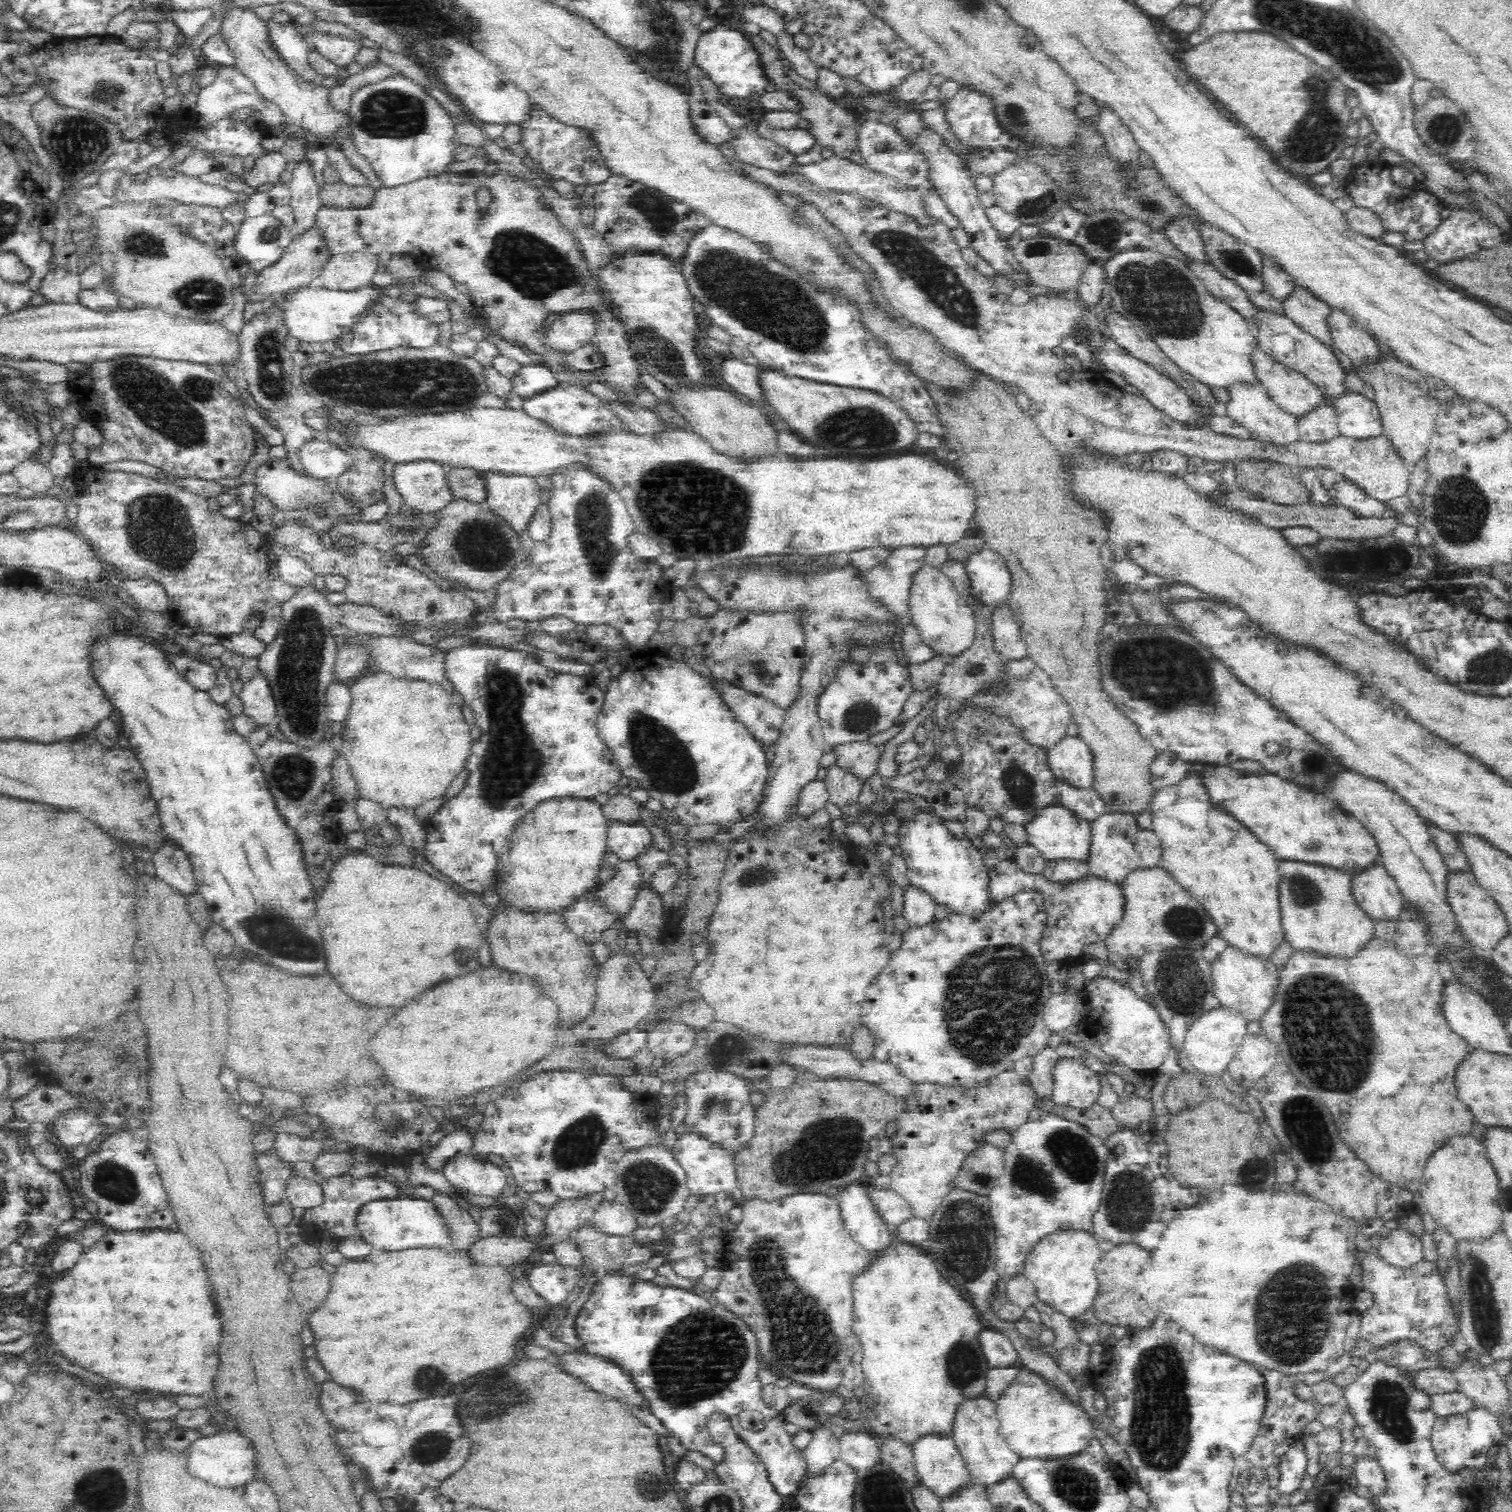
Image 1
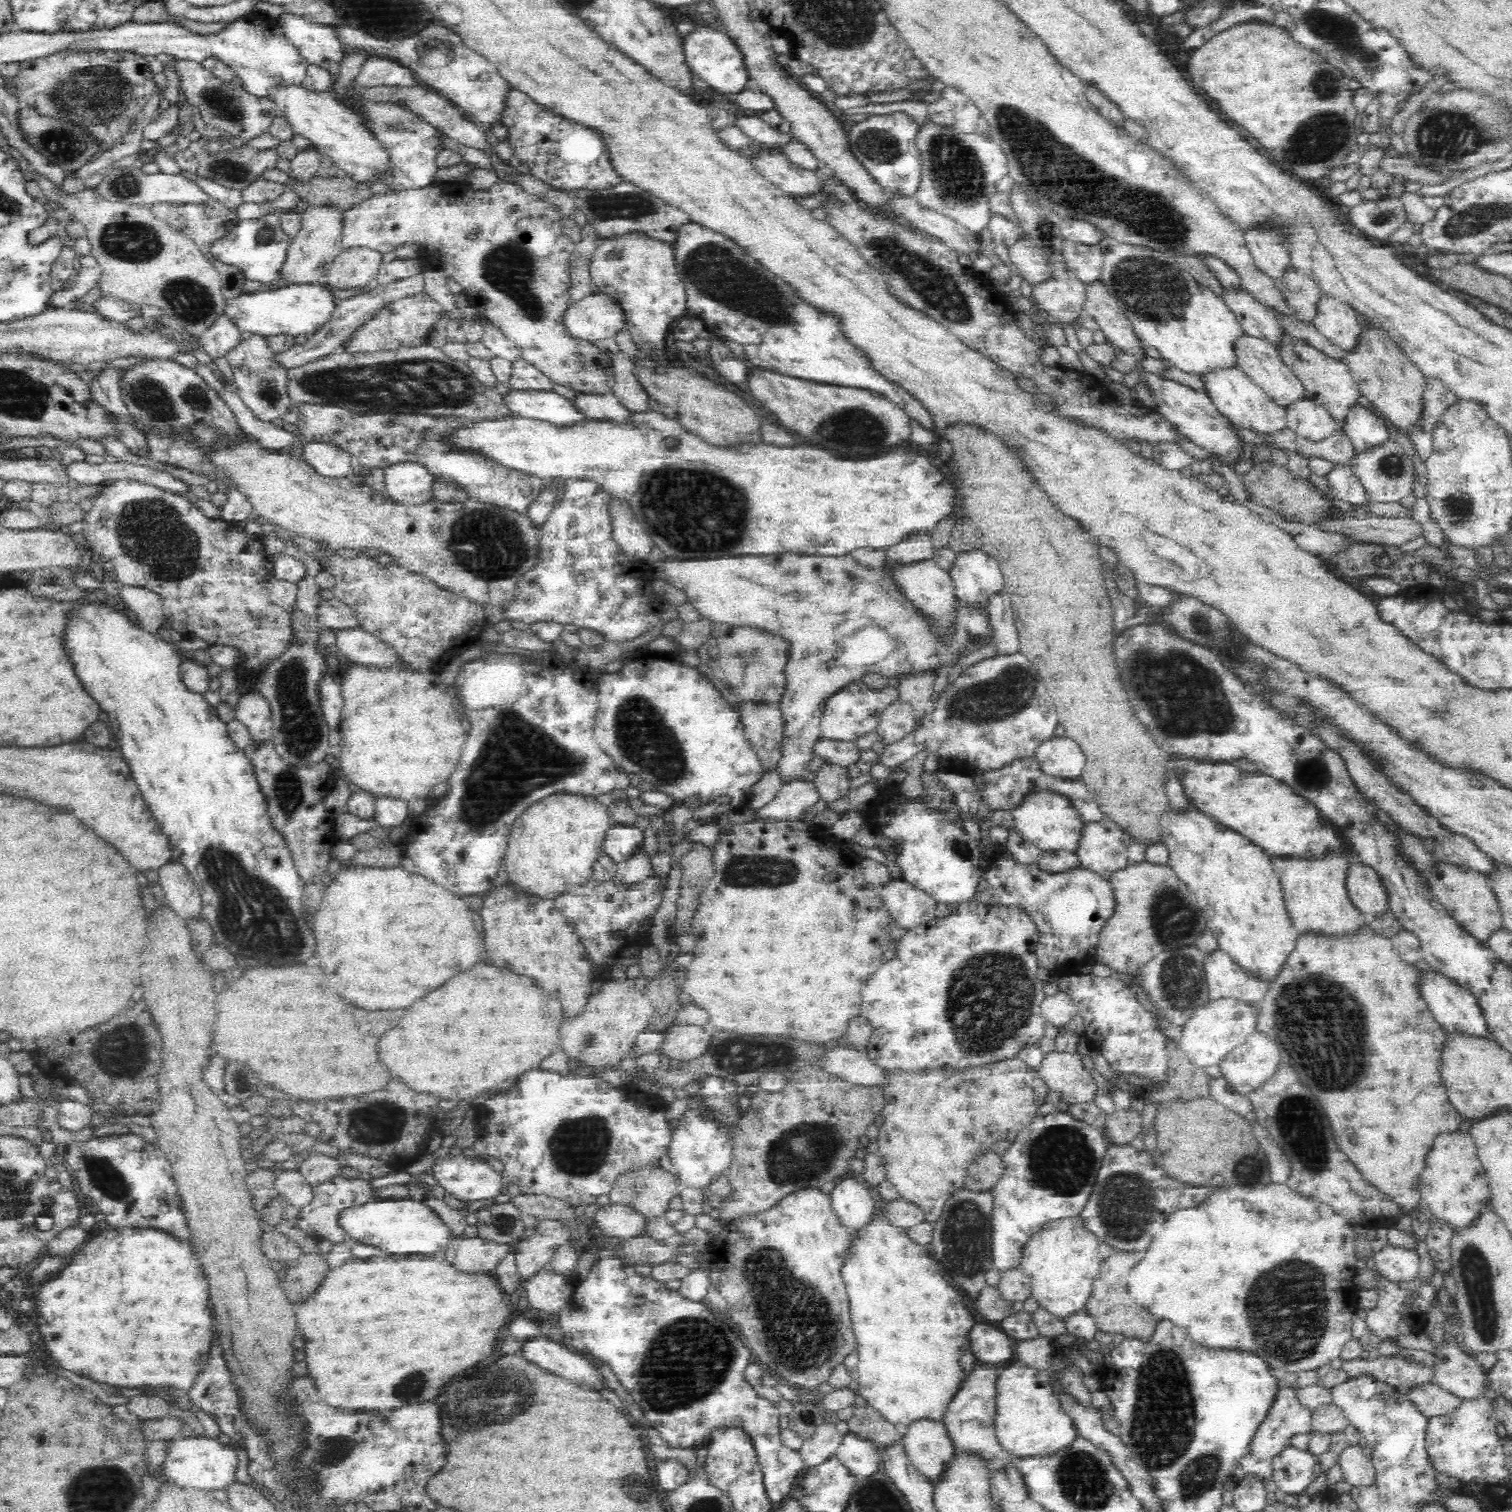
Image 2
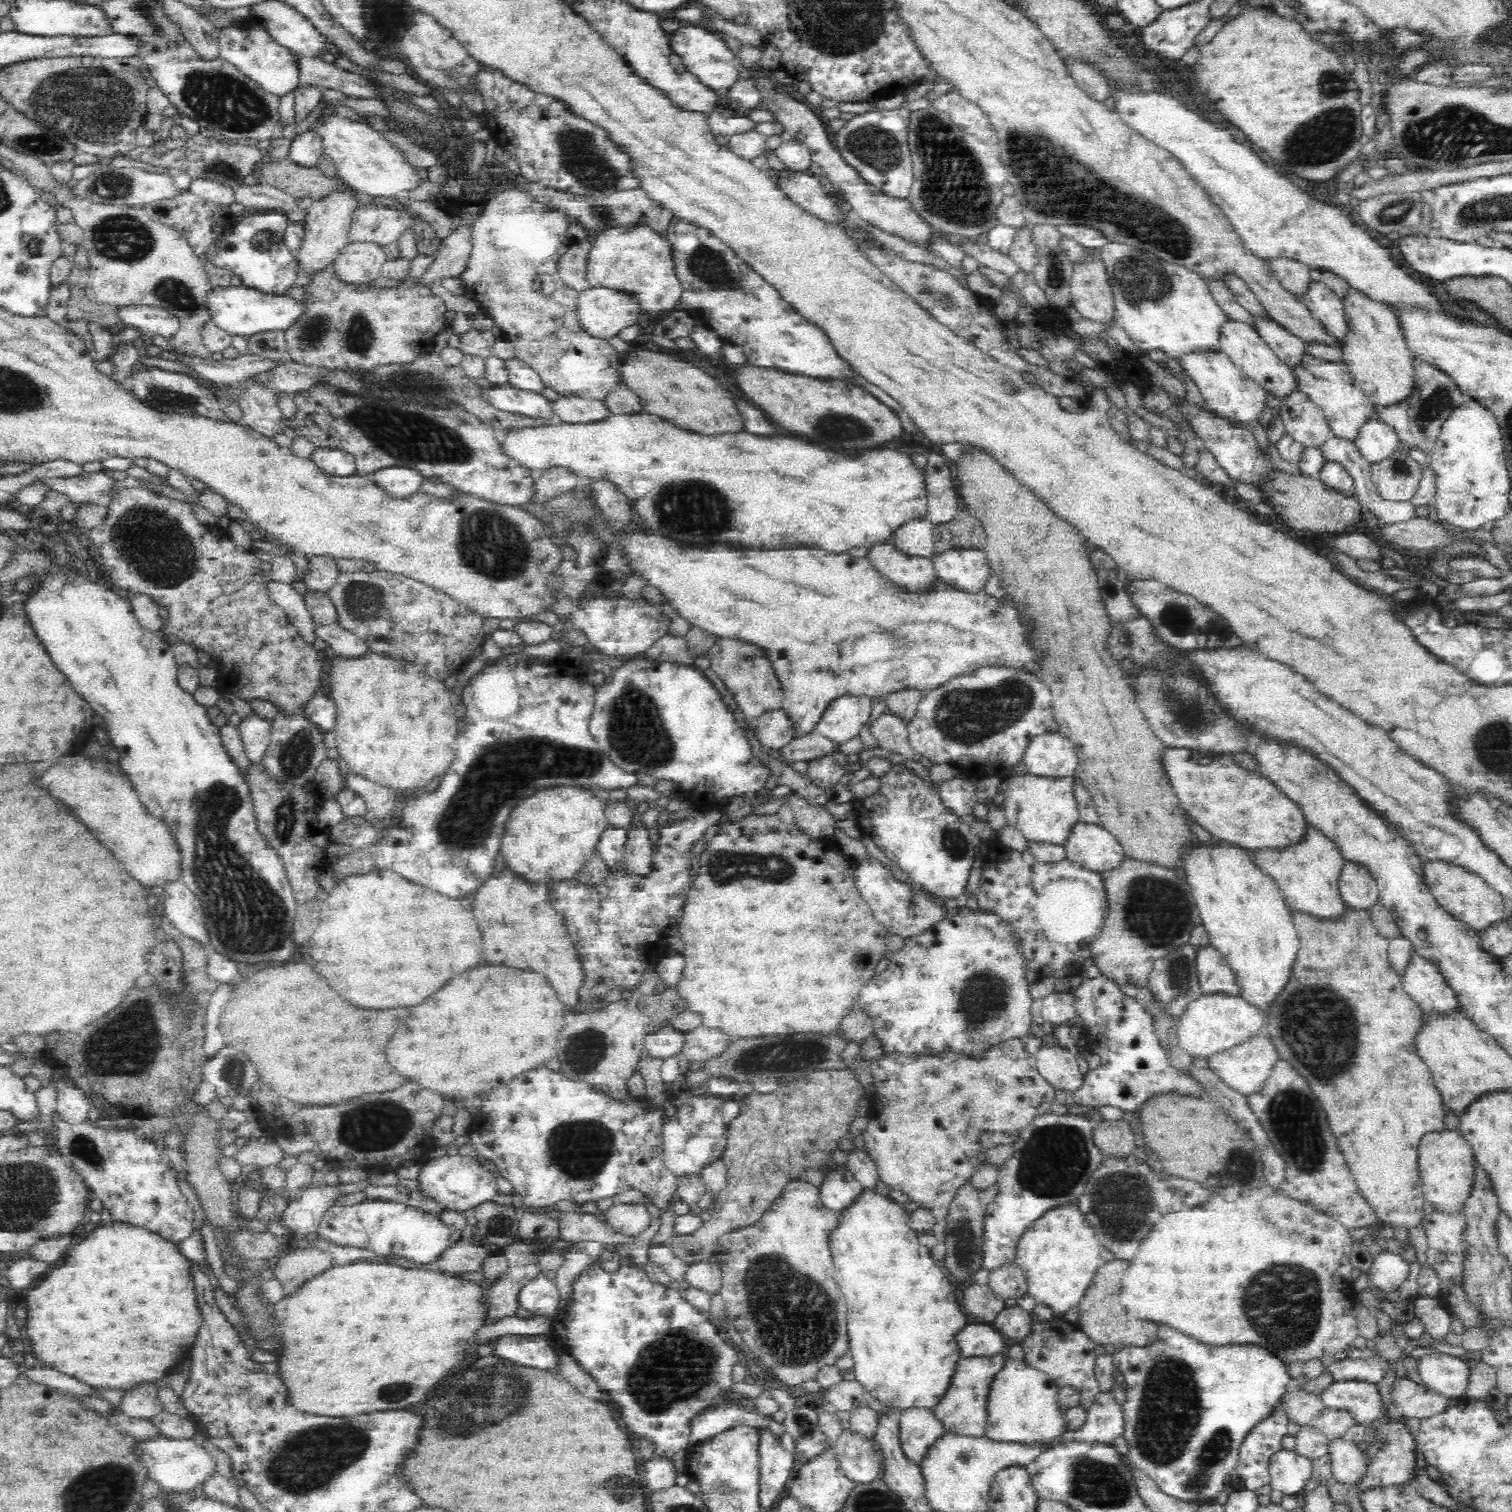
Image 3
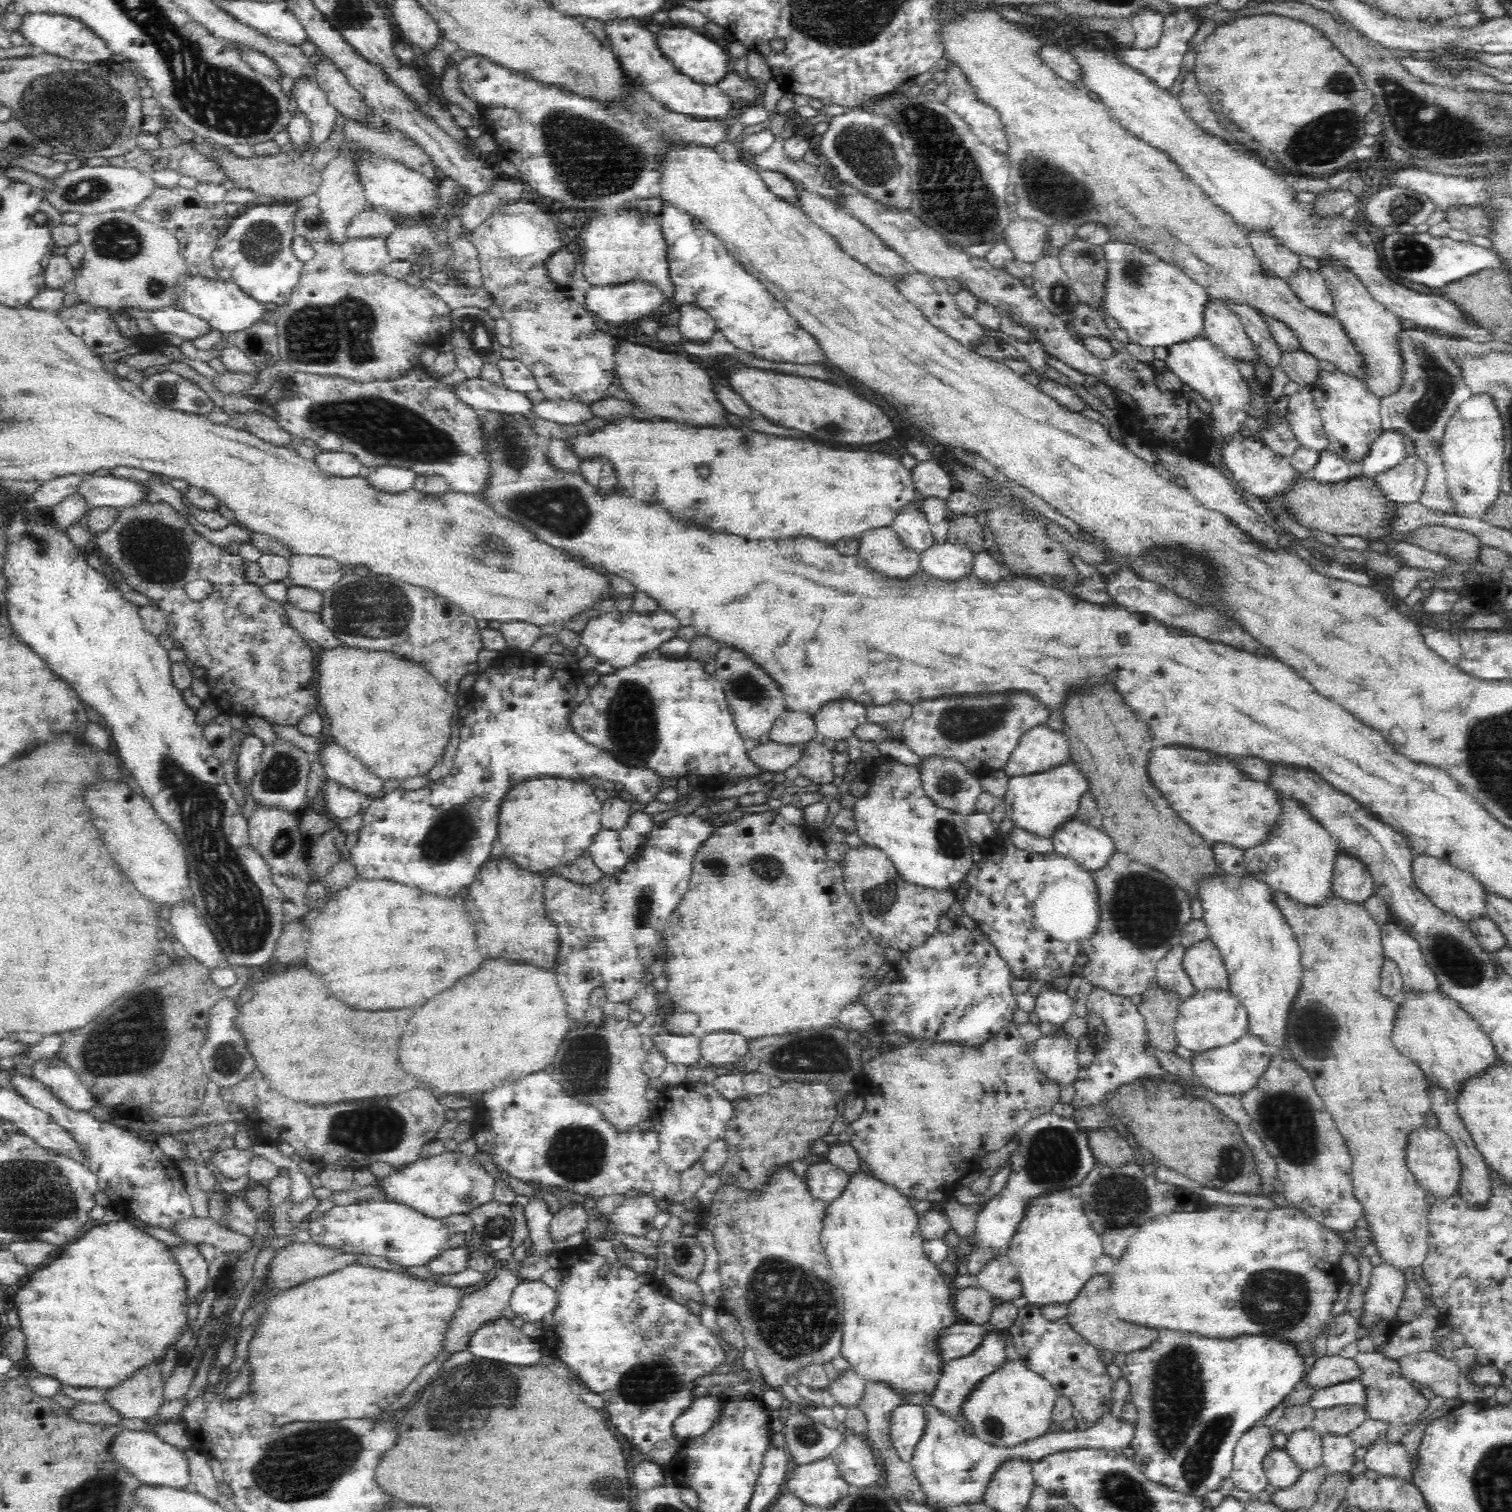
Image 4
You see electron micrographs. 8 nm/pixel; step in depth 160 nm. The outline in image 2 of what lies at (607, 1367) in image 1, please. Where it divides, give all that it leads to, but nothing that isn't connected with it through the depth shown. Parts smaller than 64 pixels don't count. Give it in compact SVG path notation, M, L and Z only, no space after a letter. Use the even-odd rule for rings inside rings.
M539 1337L523 1344L522 1357L530 1362L558 1374L566 1380L572 1380L580 1386L592 1390L606 1390L608 1384L600 1370L588 1362L588 1358L580 1356L580 1352L570 1351L568 1347Z

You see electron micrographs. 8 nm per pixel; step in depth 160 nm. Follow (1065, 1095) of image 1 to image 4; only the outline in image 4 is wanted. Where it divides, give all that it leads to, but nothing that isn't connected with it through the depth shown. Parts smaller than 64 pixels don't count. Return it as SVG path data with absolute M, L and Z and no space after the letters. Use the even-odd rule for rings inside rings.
M1046 1035L1032 1044L1033 1060L1052 1082L1058 1085L1073 1084L1081 1069L1076 1059L1077 1046L1068 1035Z

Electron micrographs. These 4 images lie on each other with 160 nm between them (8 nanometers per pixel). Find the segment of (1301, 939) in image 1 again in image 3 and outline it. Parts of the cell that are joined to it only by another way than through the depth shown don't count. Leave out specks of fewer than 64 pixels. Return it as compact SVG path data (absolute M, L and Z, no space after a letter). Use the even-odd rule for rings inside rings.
M1309 825L1306 840L1302 844L1290 846L1289 849L1290 858L1280 860L1282 864L1262 864L1254 860L1264 873L1274 877L1289 909L1293 912L1320 917L1320 919L1344 916L1348 906L1340 896L1338 884L1346 860L1334 842Z

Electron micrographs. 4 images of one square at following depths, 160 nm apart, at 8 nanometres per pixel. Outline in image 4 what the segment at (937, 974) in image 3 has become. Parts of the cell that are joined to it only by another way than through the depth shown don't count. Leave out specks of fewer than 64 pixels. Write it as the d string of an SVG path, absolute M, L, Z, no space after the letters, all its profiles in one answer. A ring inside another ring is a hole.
M954 921L954 930L936 931L920 946L907 949L898 964L888 972L888 992L884 1000L884 980L867 994L861 993L858 1002L866 1006L886 1036L895 1032L908 1033L908 1040L928 1038L934 1042L960 1043L962 1046L980 1046L996 1038L1007 1025L1013 1024L1018 1002L1012 985L1010 963L1002 958L992 939L980 929L970 930Z

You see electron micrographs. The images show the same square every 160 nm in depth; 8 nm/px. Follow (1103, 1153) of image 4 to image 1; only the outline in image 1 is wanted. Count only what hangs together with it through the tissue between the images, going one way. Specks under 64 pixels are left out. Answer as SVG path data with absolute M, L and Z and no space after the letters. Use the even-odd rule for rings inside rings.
M1123 1094L1118 1099L1118 1103L1111 1109L1120 1127L1137 1130L1142 1122L1147 1122L1152 1116L1154 1108L1150 1100L1140 1098L1140 1096L1128 1096Z

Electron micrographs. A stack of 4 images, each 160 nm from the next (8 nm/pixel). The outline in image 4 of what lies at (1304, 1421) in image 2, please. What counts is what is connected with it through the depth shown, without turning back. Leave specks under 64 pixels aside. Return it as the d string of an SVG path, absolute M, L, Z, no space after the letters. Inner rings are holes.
M1274 1426L1250 1428L1238 1439L1233 1454L1231 1478L1234 1488L1244 1490L1255 1497L1269 1484L1264 1471L1264 1458L1272 1452Z

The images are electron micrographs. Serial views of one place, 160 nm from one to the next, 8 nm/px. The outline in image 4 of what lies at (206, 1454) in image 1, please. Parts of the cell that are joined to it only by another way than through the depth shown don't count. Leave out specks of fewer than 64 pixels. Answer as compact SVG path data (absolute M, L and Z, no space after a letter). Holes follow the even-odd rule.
M124 1428L110 1444L114 1460L120 1461L131 1474L150 1487L184 1489L191 1483L191 1464L186 1451L174 1444L166 1444L152 1432L142 1432Z

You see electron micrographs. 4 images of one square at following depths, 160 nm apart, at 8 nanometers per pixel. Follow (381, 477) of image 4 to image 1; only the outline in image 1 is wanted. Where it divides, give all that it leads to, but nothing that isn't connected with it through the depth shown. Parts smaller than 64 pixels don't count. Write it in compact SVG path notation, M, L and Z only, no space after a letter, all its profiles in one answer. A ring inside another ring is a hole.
M428 460L396 464L393 482L405 505L417 514L440 513L454 499L446 468Z

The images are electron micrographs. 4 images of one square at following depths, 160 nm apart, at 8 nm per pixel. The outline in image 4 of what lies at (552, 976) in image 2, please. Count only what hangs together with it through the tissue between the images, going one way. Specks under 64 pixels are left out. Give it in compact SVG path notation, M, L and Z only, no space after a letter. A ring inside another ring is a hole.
M503 856L488 858L470 886L466 910L478 924L478 948L484 958L506 958L516 962L516 956L524 956L526 964L556 972L558 968L558 927L546 916L544 902L545 884L540 874L534 874L516 866Z

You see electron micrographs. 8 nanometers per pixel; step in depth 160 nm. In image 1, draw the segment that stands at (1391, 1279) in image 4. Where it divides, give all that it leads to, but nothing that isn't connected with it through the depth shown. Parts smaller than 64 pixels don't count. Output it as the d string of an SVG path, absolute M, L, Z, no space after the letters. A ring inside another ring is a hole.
M1398 1227L1391 1230L1378 1247L1378 1253L1390 1264L1399 1268L1410 1268L1423 1259L1422 1241L1408 1229Z

